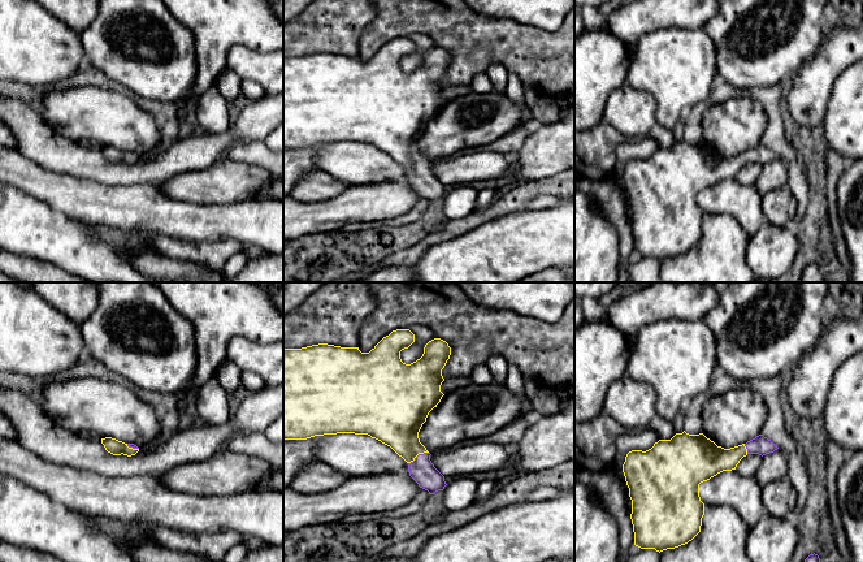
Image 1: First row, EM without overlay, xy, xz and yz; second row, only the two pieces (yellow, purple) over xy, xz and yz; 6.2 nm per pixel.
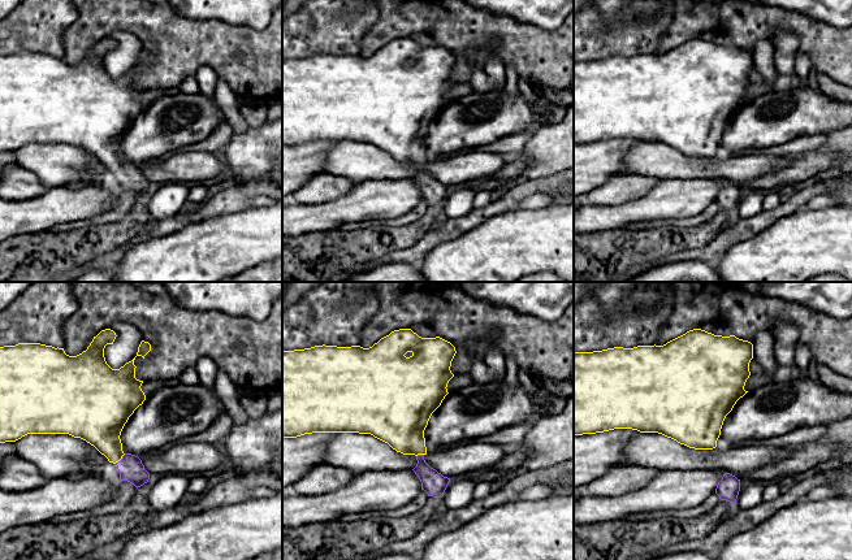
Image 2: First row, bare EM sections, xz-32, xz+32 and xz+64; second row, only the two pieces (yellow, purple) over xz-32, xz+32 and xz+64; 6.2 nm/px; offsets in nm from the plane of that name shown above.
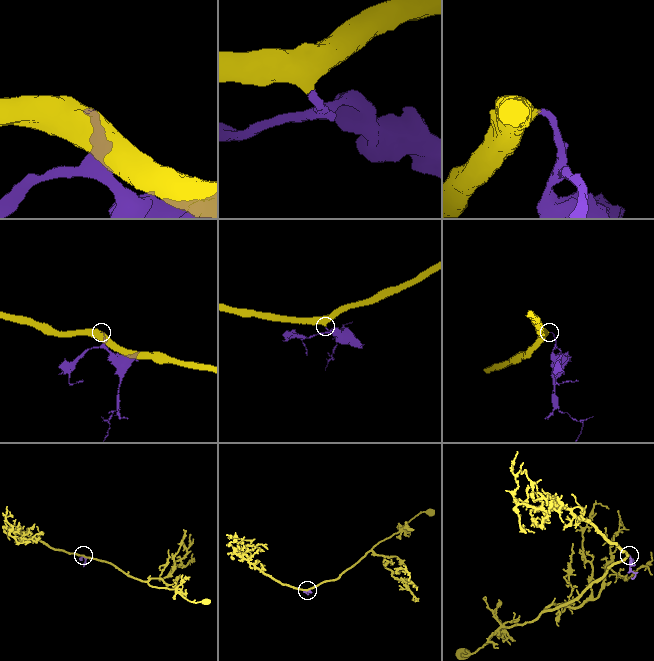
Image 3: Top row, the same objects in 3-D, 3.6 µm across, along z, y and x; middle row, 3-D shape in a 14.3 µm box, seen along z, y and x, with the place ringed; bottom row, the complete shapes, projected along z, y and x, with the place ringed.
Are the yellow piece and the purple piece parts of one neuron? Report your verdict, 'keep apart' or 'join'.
join

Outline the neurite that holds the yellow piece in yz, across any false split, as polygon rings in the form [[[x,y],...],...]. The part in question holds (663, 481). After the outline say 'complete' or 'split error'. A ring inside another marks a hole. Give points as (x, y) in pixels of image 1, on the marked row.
[[[676,433],[671,440],[659,440],[646,451],[632,450],[626,454],[623,472],[632,500],[632,524],[634,545],[641,549],[663,552],[691,541],[699,532],[704,503],[699,497],[699,484],[723,471],[736,470],[747,454],[766,455],[779,448],[763,435],[746,444],[724,449],[703,433]]]; split error

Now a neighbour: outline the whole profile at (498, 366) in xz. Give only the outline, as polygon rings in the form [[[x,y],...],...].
[[[491,355],[486,362],[494,382],[504,385],[507,380],[508,362],[500,355]]]

